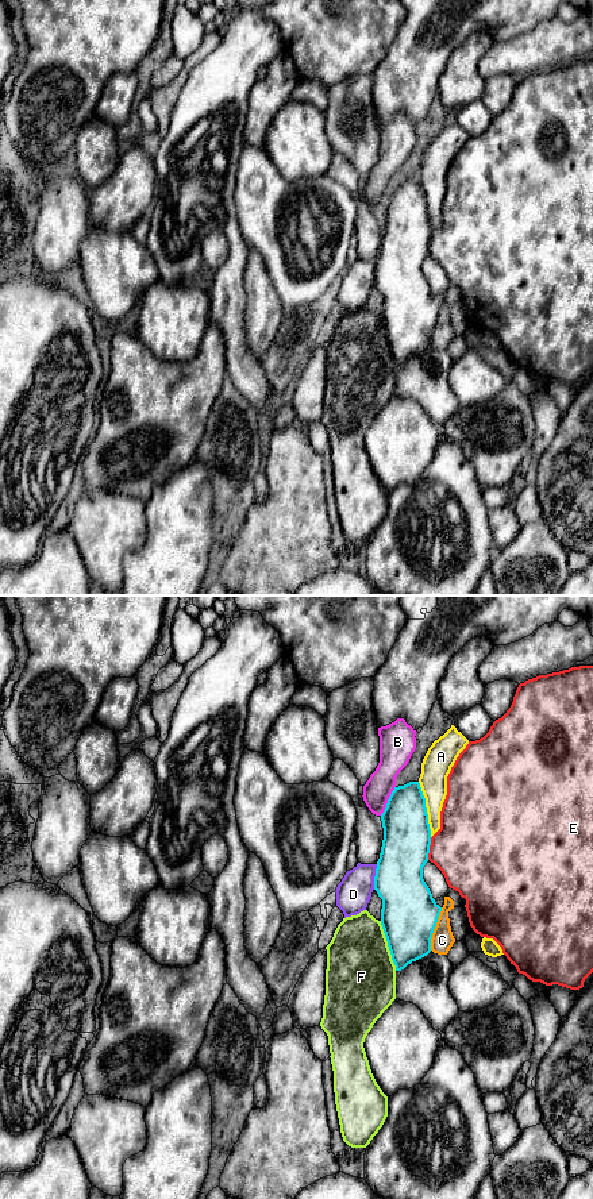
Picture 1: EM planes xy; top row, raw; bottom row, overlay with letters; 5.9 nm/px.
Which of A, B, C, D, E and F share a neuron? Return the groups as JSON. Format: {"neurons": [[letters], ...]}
{"neurons": [["A"], ["B"], ["C"], ["D"], ["E"], ["F"]]}

